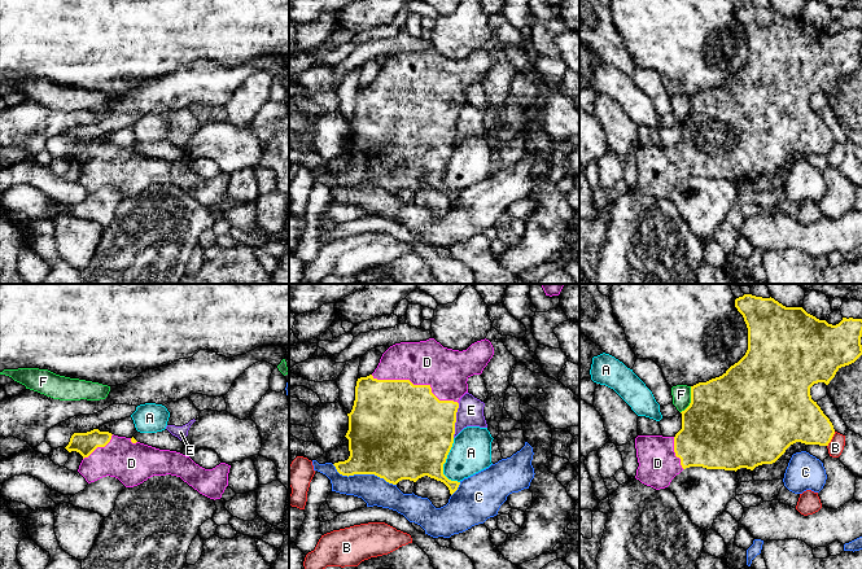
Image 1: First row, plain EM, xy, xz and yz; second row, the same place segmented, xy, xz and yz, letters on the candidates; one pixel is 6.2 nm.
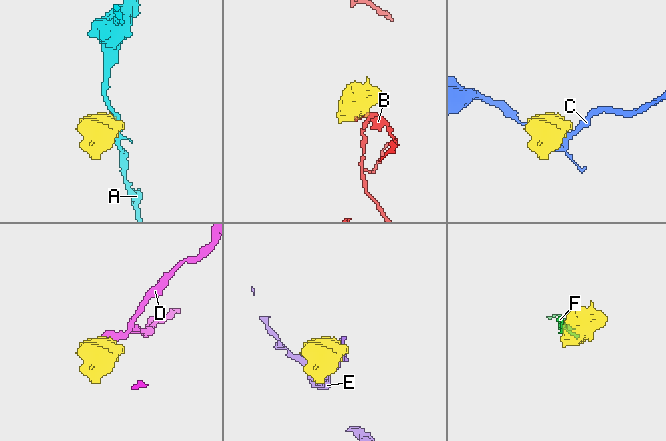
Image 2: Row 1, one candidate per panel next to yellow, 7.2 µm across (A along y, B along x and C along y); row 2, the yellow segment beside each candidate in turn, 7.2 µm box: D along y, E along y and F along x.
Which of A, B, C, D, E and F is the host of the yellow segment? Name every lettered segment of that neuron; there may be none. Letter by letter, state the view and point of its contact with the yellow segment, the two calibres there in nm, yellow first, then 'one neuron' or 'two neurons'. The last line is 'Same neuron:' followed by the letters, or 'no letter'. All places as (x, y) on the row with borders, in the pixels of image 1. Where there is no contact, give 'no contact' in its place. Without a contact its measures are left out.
A: xz (443, 463) | 480/260 nm | two neurons
B: yz (831, 438) | 300/100 nm | two neurons
C: xz (363, 473) | 460/180 nm | two neurons
D: xz (416, 385) | 500/280 nm | one neuron
E: xz (455, 420) | 460/160 nm | two neurons
F: yz (691, 399) | 500/110 nm | two neurons
Same neuron: D

